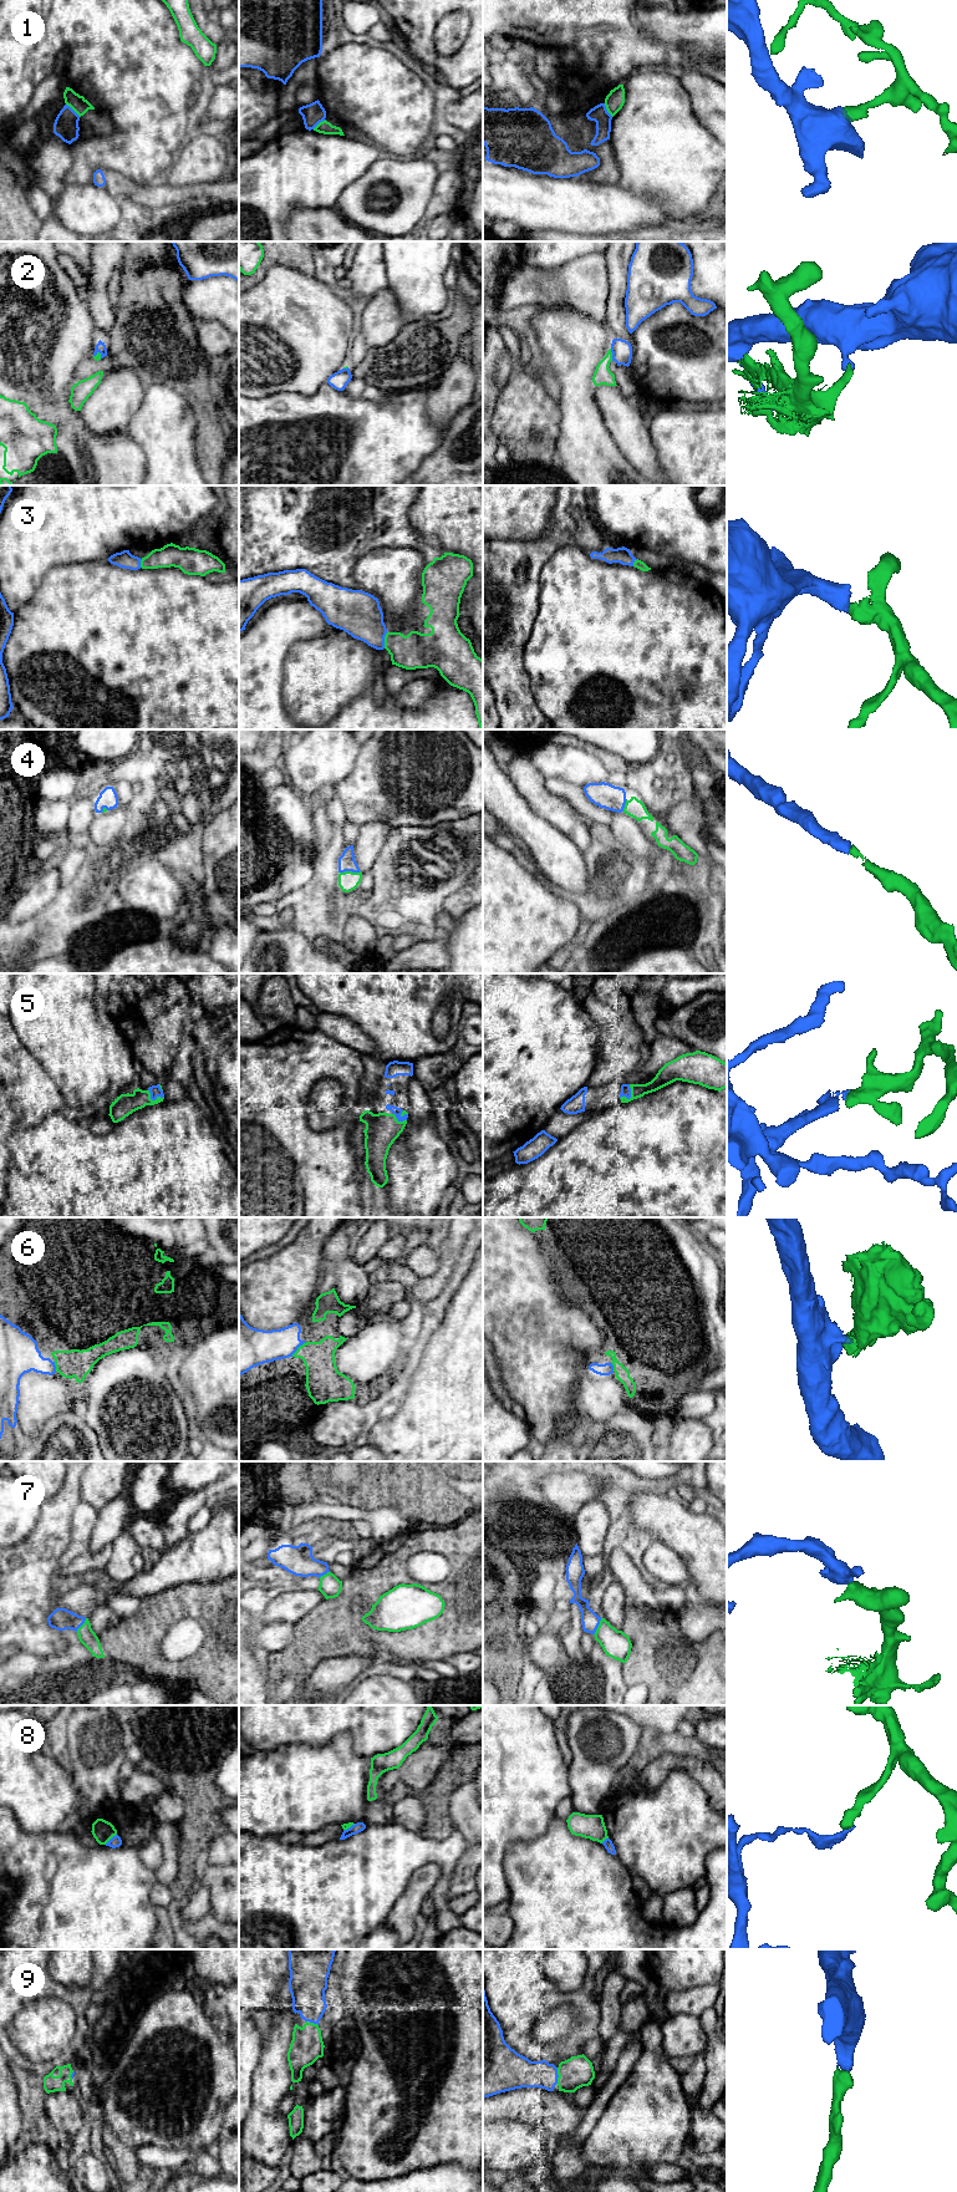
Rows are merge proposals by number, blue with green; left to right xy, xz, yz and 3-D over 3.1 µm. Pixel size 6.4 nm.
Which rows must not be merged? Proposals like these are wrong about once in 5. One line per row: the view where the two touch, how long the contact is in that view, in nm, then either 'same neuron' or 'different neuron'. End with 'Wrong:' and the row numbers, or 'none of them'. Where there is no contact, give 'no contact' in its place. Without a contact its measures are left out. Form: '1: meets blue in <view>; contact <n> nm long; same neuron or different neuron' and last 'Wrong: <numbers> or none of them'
1: meets blue in xy; contact 130 nm long; different neuron
2: meets blue in yz; contact 80 nm long; different neuron
3: meets blue in xz; contact 110 nm long; same neuron
4: meets blue in xz; contact 140 nm long; same neuron
5: meets blue in yz; contact 120 nm long; same neuron
6: meets blue in xz; contact 140 nm long; same neuron
7: meets blue in yz; contact 120 nm long; same neuron
8: meets blue in xy; contact 100 nm long; different neuron
9: meets blue in yz; contact 100 nm long; same neuron
Wrong: 1, 2, 8

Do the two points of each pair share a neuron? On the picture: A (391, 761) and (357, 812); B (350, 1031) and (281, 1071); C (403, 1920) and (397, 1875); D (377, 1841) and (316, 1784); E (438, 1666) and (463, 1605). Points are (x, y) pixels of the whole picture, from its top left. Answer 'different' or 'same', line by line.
A: same
B: different
C: different
D: different
E: different

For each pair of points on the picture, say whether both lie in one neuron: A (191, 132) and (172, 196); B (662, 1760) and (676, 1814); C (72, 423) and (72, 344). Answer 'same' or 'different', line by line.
A: different
B: different
C: same

